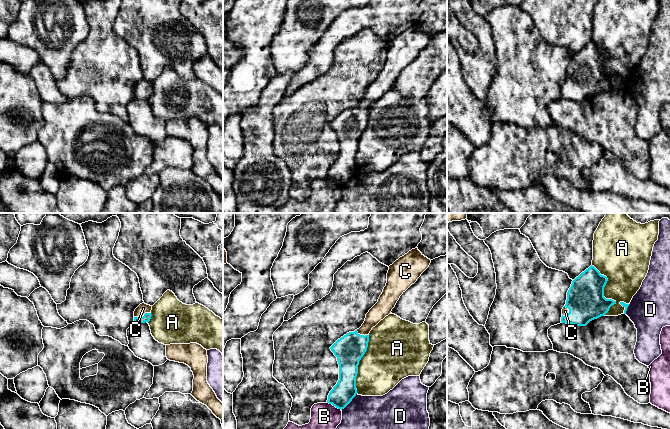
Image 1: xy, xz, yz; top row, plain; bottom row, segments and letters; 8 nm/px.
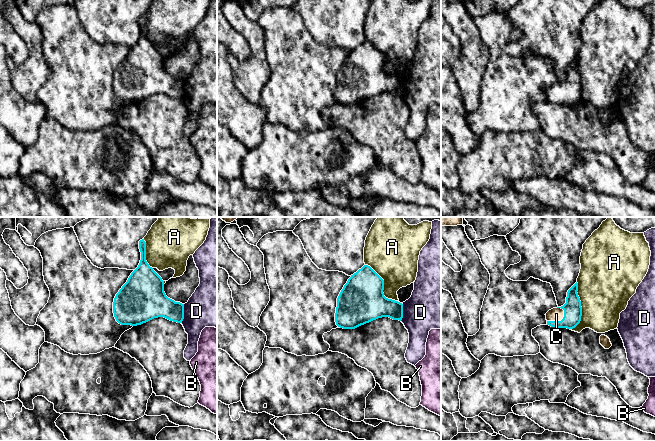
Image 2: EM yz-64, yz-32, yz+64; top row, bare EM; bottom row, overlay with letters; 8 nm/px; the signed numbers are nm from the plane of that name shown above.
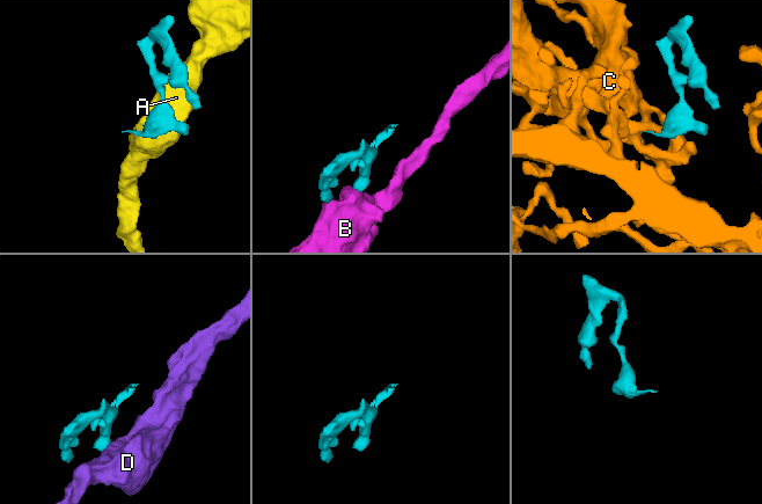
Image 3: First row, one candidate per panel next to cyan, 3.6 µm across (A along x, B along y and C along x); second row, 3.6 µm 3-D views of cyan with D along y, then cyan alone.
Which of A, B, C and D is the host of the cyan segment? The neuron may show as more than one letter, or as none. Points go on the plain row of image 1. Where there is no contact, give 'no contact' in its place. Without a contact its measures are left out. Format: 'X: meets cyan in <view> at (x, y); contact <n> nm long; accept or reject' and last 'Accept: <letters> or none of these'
A: meets cyan in yz at (603, 67); contact 420 nm long; reject
B: meets cyan in xz at (334, 181); contact 130 nm long; reject
C: meets cyan in xy at (143, 92); contact 140 nm long; accept
D: meets cyan in xz at (349, 178); contact 190 nm long; reject
Accept: C

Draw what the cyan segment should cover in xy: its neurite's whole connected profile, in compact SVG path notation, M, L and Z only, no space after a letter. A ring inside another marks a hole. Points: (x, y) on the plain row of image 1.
M144 78L140 80L134 87L134 98L135 99L145 99L149 98L151 95L152 82L145 80Z

